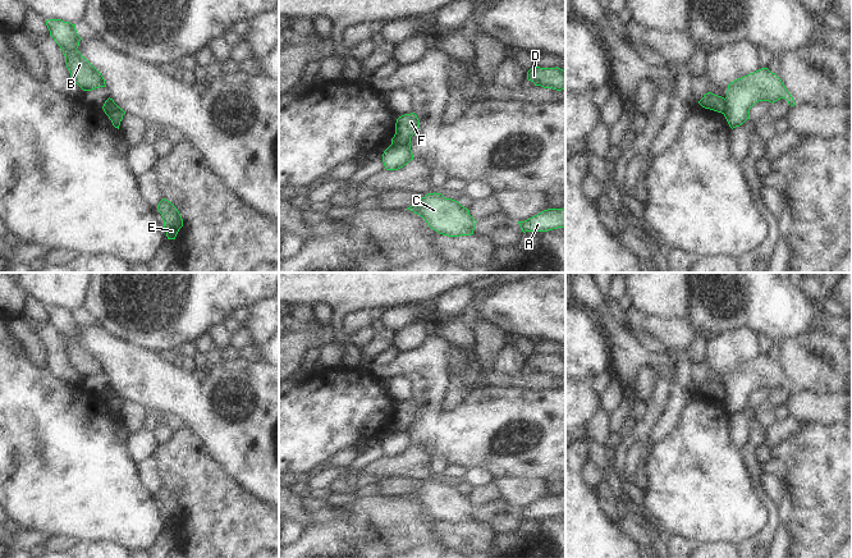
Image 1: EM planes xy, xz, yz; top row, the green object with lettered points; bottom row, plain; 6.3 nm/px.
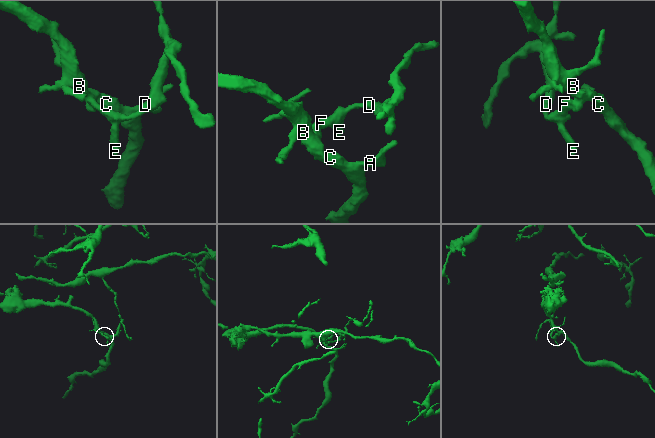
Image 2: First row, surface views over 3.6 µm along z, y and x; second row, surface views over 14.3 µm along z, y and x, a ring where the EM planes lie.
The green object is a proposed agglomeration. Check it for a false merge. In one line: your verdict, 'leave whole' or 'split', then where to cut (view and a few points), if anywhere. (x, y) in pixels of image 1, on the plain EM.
split | xz (392, 430), (408, 431)

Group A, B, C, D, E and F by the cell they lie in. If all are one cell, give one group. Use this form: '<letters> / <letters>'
A B C / D E F

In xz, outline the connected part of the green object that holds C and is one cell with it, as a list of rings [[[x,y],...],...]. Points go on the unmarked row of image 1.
[[[435,479],[427,480],[407,497],[423,504],[427,512],[439,521],[448,523],[471,522],[477,509],[469,502],[469,497],[458,488]]]

